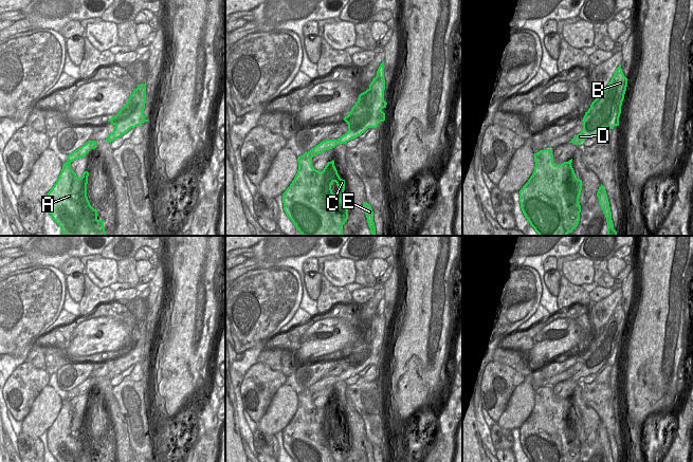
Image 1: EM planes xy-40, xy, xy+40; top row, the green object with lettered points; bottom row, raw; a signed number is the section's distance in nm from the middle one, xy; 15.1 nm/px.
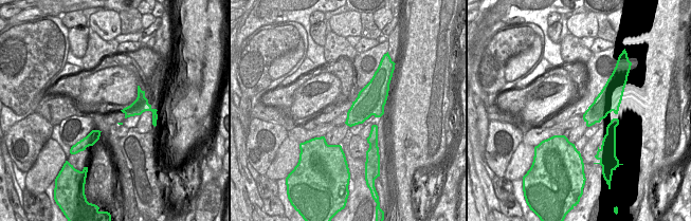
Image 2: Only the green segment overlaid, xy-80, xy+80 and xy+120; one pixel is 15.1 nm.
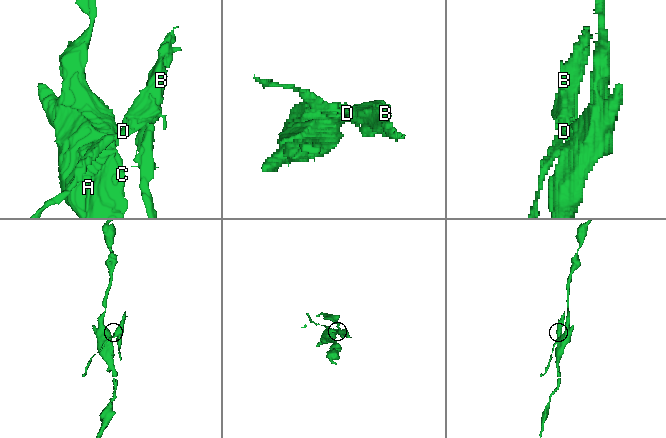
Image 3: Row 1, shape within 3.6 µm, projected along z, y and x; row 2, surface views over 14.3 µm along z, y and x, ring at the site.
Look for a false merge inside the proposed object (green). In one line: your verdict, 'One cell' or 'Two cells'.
Two cells.

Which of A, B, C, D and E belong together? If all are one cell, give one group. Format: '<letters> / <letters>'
A C / B D E

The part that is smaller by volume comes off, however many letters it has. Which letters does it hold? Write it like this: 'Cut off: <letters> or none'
Cut off: B, D, E

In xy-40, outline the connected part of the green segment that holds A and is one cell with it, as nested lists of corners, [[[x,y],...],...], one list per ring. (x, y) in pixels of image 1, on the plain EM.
[[[71,399],[62,401],[62,407],[48,429],[48,448],[58,462],[104,462],[97,456],[87,433],[89,409],[78,414],[70,404]]]

